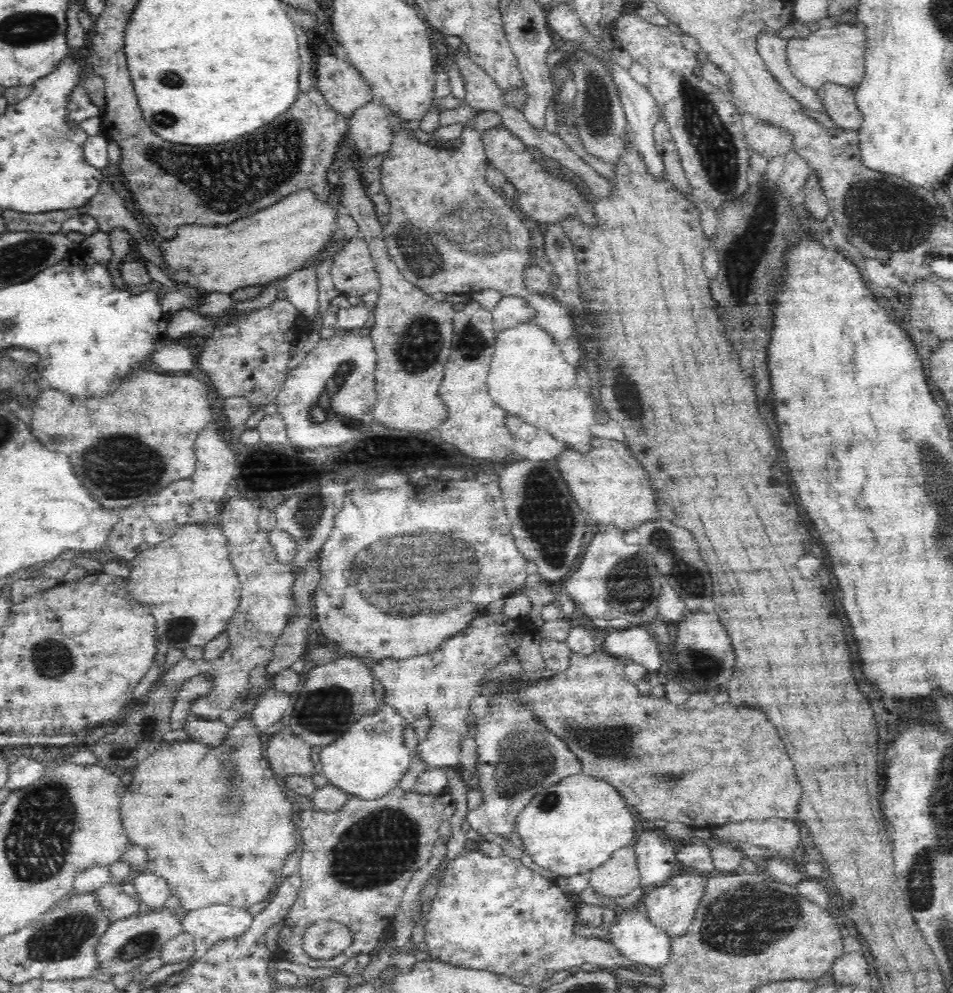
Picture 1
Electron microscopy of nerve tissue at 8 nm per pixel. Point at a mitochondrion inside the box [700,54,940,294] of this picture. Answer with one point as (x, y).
(894, 218)

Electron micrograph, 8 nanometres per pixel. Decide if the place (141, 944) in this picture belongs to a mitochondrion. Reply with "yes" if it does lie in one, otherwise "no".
yes

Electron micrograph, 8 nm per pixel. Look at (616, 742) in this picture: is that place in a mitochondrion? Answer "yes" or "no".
yes

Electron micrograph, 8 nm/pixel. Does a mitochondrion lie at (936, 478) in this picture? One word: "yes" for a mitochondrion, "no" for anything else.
yes

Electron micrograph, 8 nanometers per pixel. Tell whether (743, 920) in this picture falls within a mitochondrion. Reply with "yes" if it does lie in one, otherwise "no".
yes

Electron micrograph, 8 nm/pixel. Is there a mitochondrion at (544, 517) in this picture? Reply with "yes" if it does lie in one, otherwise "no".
yes

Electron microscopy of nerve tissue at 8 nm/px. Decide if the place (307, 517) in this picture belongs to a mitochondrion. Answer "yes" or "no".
yes

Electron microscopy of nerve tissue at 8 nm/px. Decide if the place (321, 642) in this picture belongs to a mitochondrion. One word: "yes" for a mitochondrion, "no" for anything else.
no

